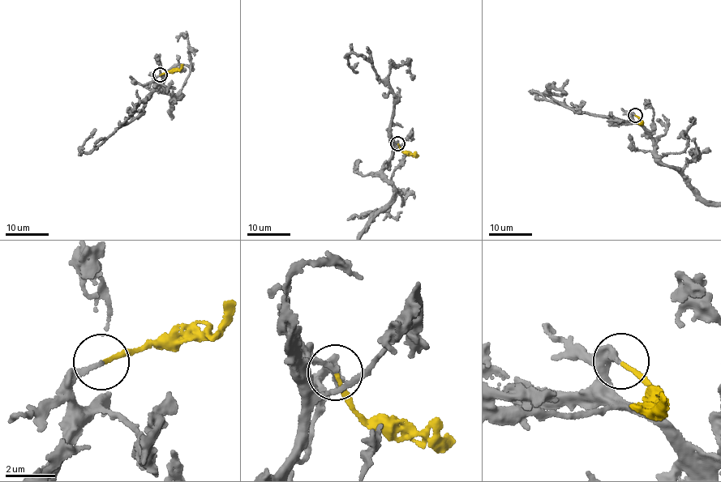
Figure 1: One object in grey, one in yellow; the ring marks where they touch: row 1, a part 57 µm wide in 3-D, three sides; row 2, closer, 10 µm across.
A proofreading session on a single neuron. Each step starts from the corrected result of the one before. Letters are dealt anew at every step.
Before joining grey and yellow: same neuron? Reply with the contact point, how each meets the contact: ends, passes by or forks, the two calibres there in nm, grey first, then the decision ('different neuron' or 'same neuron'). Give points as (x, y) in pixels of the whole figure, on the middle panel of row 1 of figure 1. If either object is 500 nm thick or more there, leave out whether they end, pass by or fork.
at (397, 143); grey ends there; yellow ends there; 190 nm thick on the grey side, 160 nm on the other; same neuron

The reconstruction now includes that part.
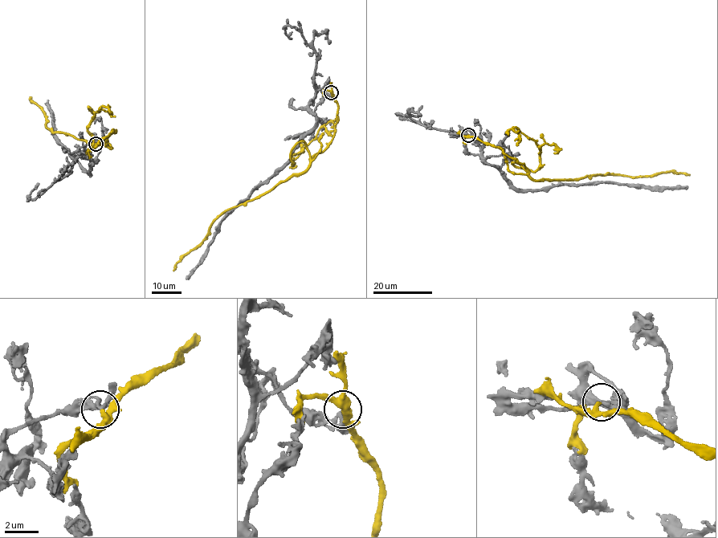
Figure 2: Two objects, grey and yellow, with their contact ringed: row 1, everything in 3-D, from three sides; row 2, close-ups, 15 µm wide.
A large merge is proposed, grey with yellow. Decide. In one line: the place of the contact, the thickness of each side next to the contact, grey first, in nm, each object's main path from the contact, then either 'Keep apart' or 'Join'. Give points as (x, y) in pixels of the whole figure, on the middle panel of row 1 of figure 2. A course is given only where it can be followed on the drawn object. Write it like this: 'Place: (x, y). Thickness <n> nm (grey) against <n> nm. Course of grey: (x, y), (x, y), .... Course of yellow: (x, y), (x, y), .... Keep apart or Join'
Place: (331, 92). Thickness 200 nm (grey) against 300 nm. Course of grey: (331, 92), (315, 87), (308, 107), (315, 125), (283, 169), (222, 222), (201, 262), (188, 279). Course of yellow: (331, 92), (337, 113), (328, 146), (315, 155), (303, 172), (222, 213), (203, 242), (173, 271). Keep apart

